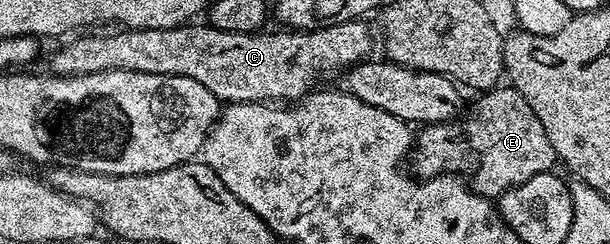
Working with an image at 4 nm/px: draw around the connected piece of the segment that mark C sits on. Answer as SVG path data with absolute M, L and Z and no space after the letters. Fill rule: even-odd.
M360 18L343 19L343 20L337 20L335 22L328 22L325 23L323 26L317 26L307 30L280 30L284 32L266 32L267 30L259 30L259 31L248 32L248 33L236 33L234 30L216 29L212 27L208 22L202 22L202 24L196 24L197 22L185 22L183 24L177 24L176 27L174 28L124 28L123 30L116 30L120 32L96 32L100 30L92 30L89 31L92 32L89 34L89 36L80 36L77 38L77 40L72 40L69 42L69 44L64 44L61 46L61 48L58 49L57 52L54 53L52 56L51 71L61 76L81 76L82 74L88 74L90 72L105 72L106 70L134 70L135 72L145 72L146 74L170 74L171 76L189 76L190 78L194 78L196 82L202 82L202 86L206 86L206 90L210 90L213 94L216 95L217 100L221 102L237 102L241 104L245 104L250 100L255 100L257 102L295 102L309 95L309 93L311 93L313 89L317 87L316 79L318 79L319 76L323 74L323 72L337 71L336 73L339 73L341 70L346 70L350 68L350 66L357 64L360 61L363 61L365 57L367 57L369 53L371 53L368 51L370 51L372 48L372 32L370 29L367 28L366 25L363 24L363 22L364 20Z

